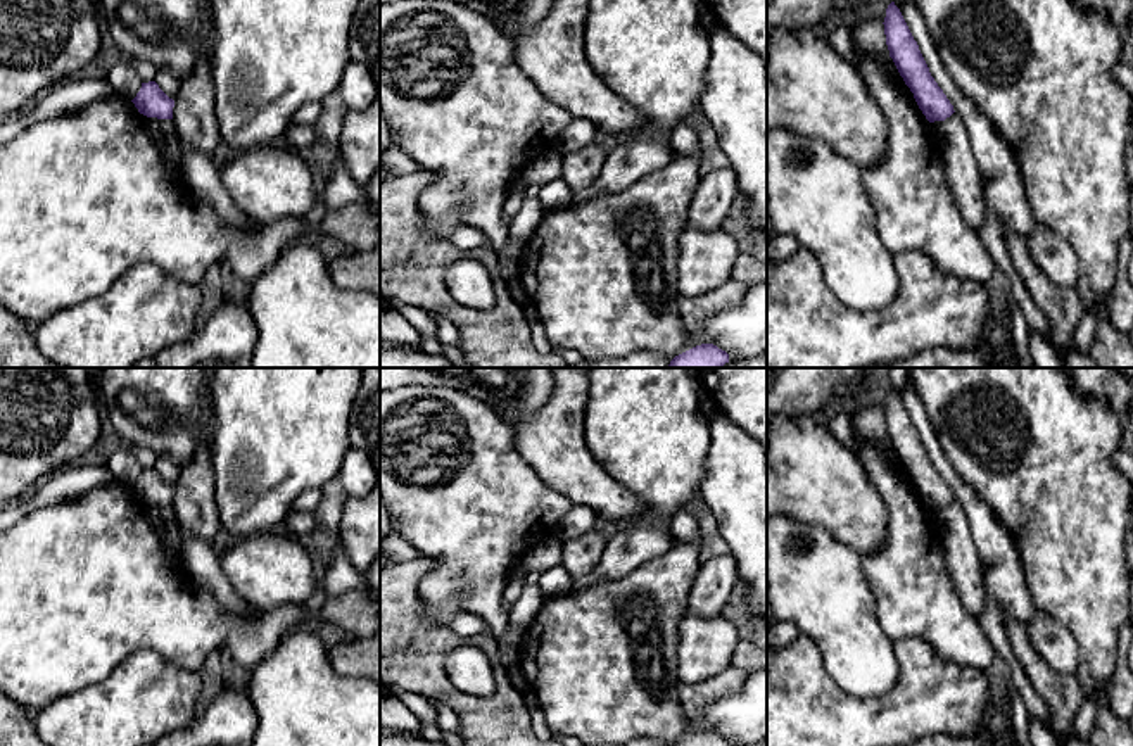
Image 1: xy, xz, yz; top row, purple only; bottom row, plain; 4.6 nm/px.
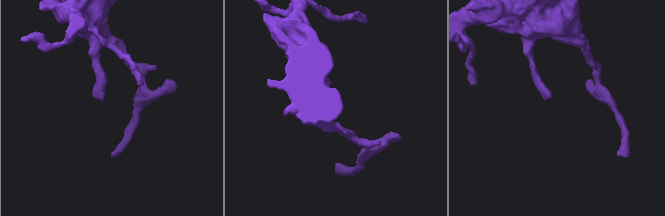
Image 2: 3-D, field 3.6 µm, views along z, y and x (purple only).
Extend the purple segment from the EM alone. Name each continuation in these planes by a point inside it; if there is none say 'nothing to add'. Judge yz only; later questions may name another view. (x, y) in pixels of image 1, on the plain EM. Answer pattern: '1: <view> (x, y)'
1: yz (964, 562)

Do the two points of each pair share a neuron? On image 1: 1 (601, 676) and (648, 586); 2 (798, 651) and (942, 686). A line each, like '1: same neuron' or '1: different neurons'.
1: same neuron
2: same neuron

